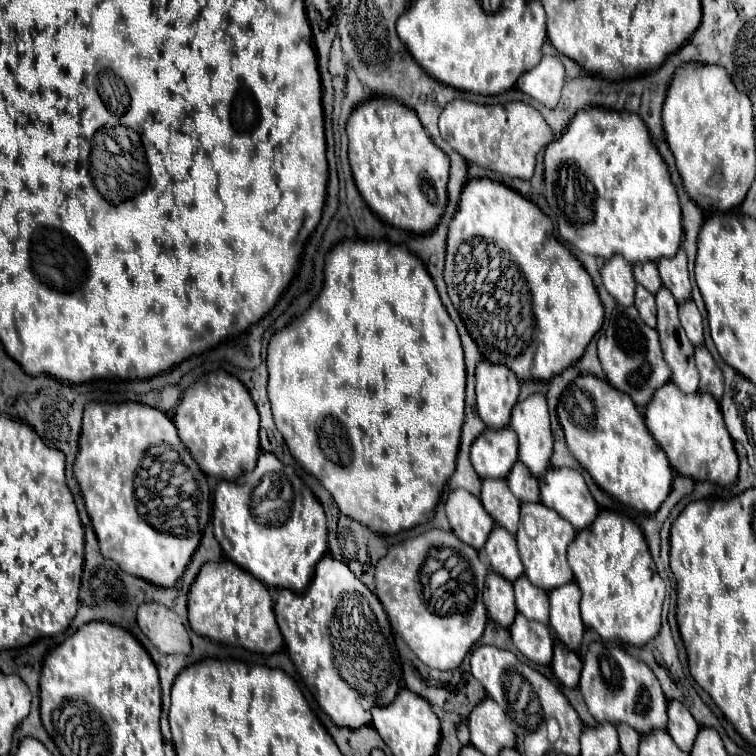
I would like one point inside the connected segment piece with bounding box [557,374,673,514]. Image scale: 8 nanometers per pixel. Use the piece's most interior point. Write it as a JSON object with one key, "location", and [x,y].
{"location":[614,446]}

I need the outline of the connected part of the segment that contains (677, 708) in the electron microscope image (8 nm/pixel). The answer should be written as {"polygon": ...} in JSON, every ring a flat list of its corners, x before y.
{"polygon":[[671,700,667,712,669,712,667,732,671,734,671,738,675,740,675,744,677,744,683,752,691,752,693,742,695,742,697,732,699,732,699,724,695,726,695,718,691,716,689,708,683,706,681,702]]}

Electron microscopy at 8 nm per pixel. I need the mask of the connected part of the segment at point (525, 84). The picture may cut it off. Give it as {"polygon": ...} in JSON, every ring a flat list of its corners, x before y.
{"polygon":[[543,56,541,62,521,74,517,88,547,108,555,108,565,84,563,64,555,56]]}

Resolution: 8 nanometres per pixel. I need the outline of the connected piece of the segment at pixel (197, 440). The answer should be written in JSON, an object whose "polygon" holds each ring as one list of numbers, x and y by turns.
{"polygon":[[224,370,208,373,197,380,191,388,187,388,183,400,179,402,175,410,175,426,179,432,179,438,199,464,199,468,213,478,219,480,235,480,243,472,251,472,257,464,257,458,261,454,259,448,259,418,257,408,247,392,247,388,231,374]]}

